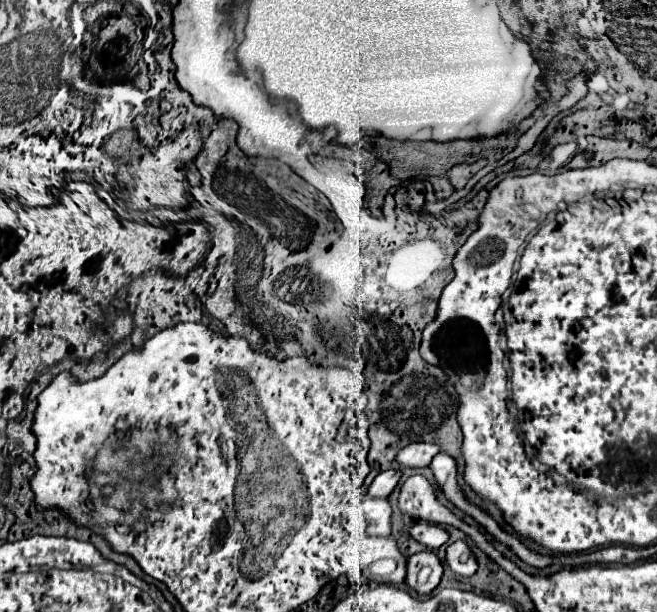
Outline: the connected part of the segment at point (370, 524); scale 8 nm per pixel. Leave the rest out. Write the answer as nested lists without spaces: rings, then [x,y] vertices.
[[[365,499],[367,535],[387,537],[391,535],[391,503],[387,499]]]

